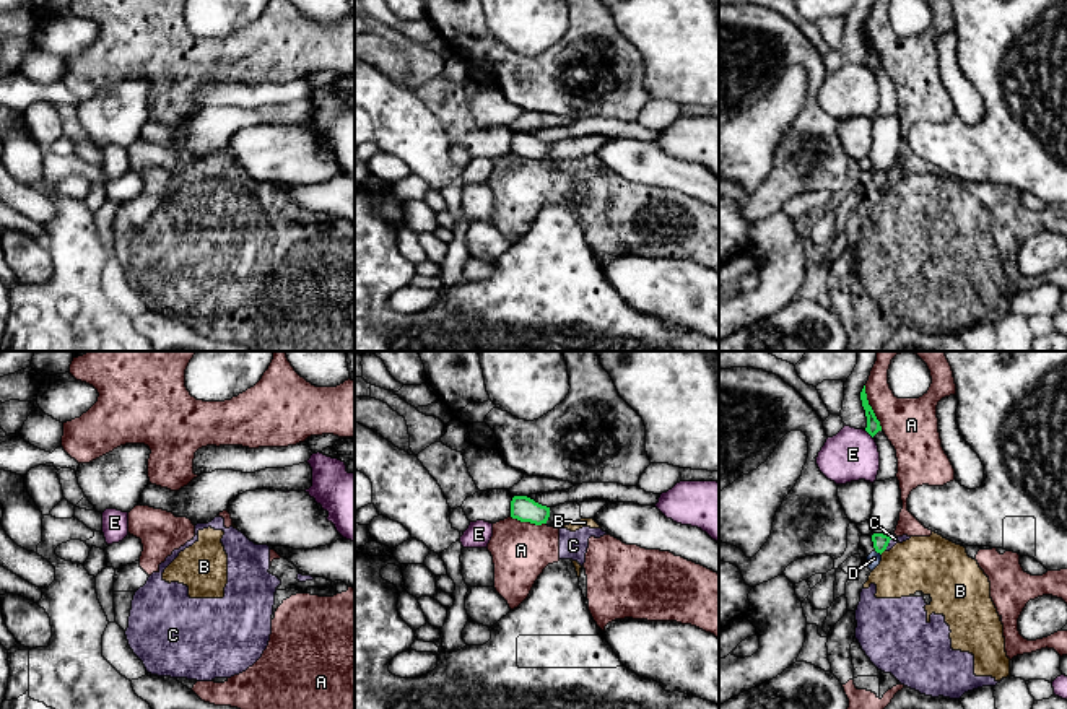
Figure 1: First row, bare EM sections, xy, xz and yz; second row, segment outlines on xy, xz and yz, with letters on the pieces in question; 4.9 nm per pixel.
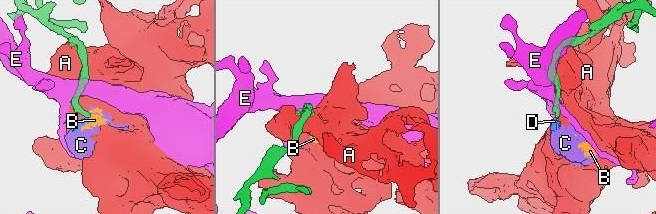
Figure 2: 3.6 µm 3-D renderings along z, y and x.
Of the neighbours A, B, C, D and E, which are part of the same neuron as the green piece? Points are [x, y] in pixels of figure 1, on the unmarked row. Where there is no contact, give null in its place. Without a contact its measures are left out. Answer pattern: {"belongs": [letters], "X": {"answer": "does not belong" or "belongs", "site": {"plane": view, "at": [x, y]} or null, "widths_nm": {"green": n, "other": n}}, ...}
{"belongs": [], "A": {"answer": "does not belong", "site": {"plane": "yz", "at": [871, 44]}, "widths_nm": {"green": 70, "other": 260}}, "B": {"answer": "does not belong", "site": {"plane": "yz", "at": [882, 187]}, "widths_nm": {"green": 80, "other": 280}}, "C": {"answer": "does not belong", "site": {"plane": "yz", "at": [888, 178]}, "widths_nm": {"green": 80, "other": 40}}, "D": {"answer": "does not belong", "site": {"plane": "yz", "at": [879, 187]}, "widths_nm": {"green": 80, "other": 70}}, "E": {"answer": "does not belong", "site": {"plane": "yz", "at": [869, 69]}, "widths_nm": {"green": 70, "other": 260}}}

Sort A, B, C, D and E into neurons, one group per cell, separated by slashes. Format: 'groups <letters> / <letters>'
groups A B C D / E

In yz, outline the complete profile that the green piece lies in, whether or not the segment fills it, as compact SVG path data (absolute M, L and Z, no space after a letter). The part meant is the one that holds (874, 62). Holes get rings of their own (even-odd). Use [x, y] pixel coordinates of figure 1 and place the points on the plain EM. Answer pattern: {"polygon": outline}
{"polygon": "M865 21L860 28L860 36L862 36L862 42L865 46L865 52L867 52L865 67L873 73L878 67L882 67L882 62L880 62L880 57L877 55L872 42L869 41L867 29L865 29Z"}

